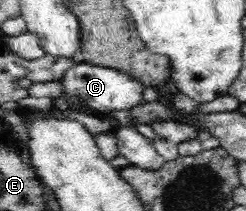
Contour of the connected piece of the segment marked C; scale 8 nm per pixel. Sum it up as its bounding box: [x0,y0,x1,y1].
[60,61,144,114]

